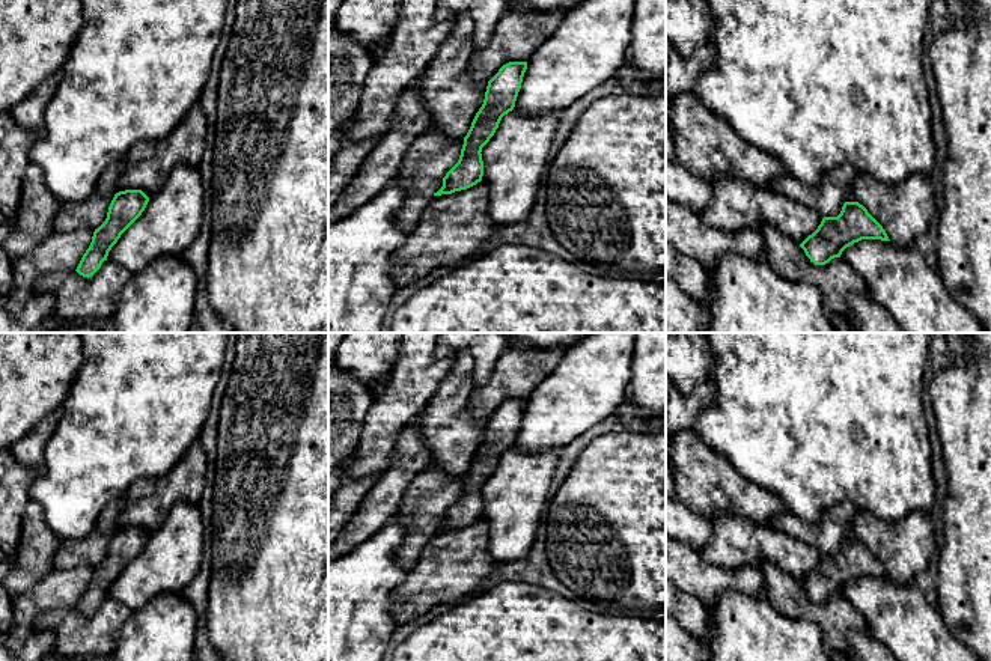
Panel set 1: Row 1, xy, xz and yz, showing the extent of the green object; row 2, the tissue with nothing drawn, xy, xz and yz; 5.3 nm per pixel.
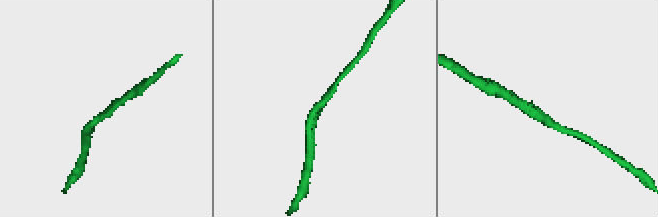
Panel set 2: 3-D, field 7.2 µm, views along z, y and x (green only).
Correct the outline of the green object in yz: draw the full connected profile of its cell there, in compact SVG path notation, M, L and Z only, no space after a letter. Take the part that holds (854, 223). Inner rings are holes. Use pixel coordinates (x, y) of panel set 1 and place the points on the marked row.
M845 202L837 217L824 217L800 247L815 265L825 265L861 239L890 241L883 226L858 202Z

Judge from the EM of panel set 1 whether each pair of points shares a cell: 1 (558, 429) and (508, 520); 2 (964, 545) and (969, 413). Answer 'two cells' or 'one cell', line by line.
1: two cells
2: one cell

